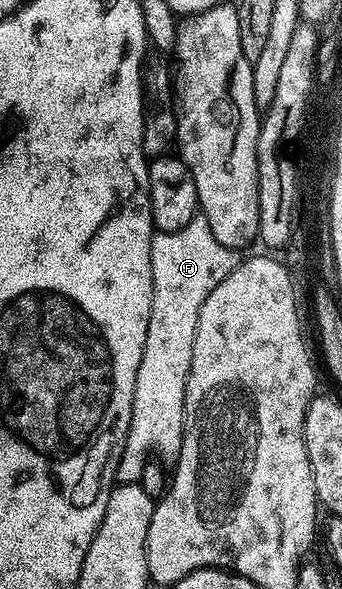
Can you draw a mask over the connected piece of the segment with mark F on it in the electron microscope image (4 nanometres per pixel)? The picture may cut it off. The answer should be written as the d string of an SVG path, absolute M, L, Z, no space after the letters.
M196 213L189 225L176 231L156 230L151 237L153 305L141 365L137 369L131 424L125 449L115 474L116 484L138 483L153 451L161 451L168 464L179 461L183 444L183 402L189 365L193 361L193 341L197 337L197 317L205 297L233 273L236 252L221 245L209 229L209 221Z

